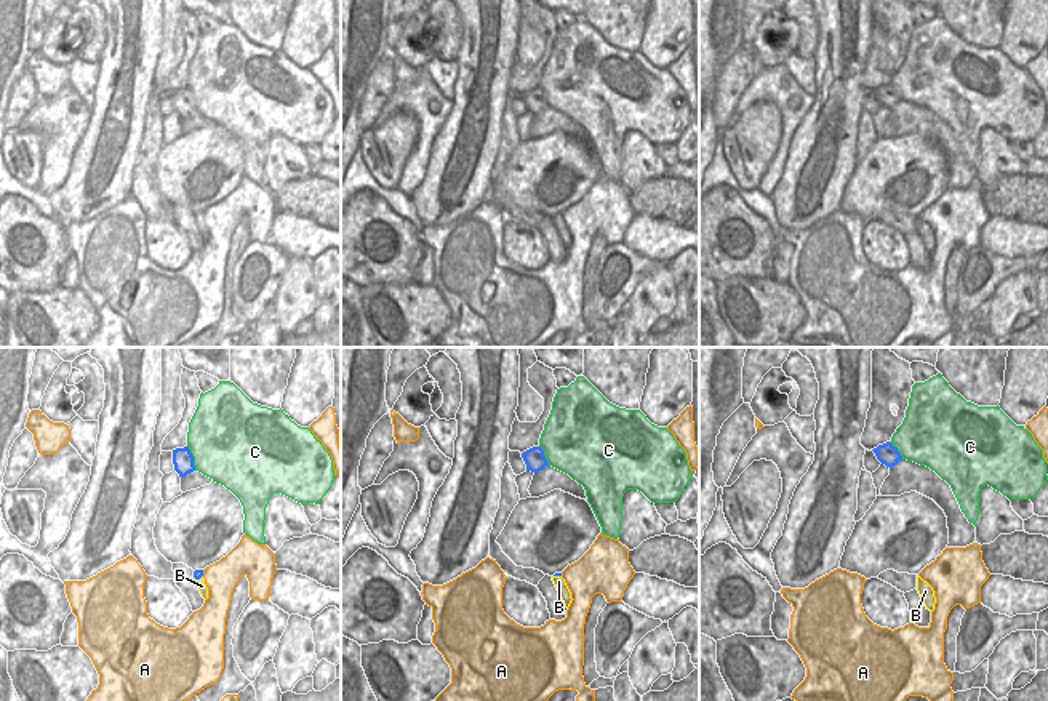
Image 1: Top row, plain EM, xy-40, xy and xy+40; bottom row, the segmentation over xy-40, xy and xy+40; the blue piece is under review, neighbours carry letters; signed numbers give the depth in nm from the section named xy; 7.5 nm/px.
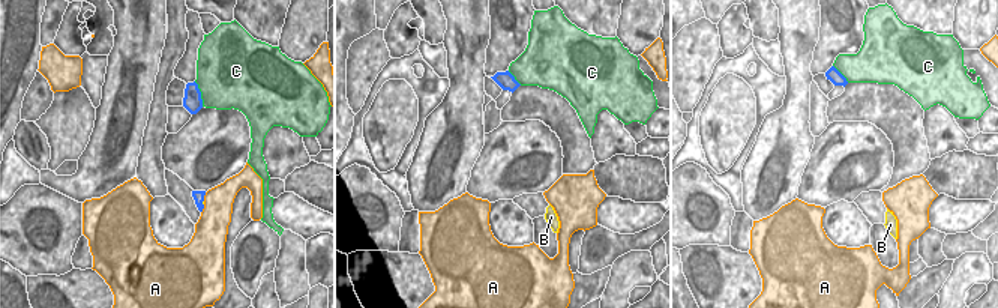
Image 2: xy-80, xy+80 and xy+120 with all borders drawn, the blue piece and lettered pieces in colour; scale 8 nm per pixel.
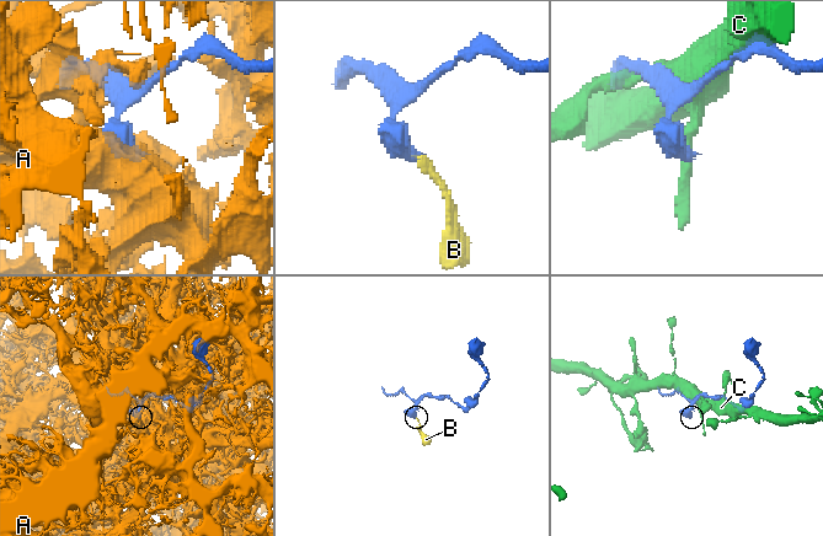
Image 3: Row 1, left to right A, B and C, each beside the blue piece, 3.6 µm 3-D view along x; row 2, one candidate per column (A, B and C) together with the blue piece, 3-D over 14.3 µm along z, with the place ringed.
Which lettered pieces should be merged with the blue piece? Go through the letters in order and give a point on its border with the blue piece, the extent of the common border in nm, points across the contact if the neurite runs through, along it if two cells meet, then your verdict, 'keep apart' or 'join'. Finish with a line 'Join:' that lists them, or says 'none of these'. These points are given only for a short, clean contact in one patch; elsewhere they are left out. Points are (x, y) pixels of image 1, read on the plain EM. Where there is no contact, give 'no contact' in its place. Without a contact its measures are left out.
A: contact xy-40 (202, 215); length 50 nm; keep apart
B: contact xy-40 (199, 220); length 70 nm; border xy-40 (202, 216), (196, 221); keep apart
C: contact xy-40 (192, 100); length 200 nm; keep apart
Join: none of these

